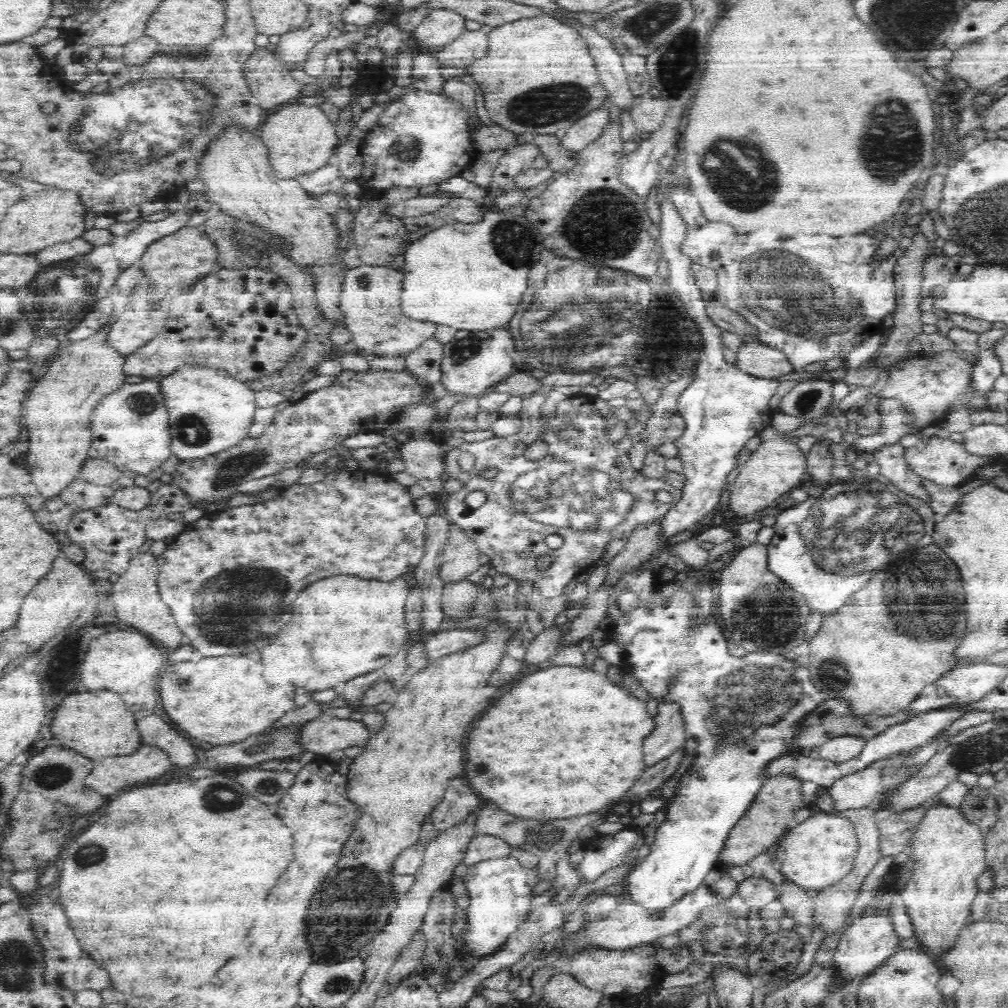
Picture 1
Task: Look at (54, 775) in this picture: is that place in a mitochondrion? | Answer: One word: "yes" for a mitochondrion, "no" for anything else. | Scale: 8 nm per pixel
yes

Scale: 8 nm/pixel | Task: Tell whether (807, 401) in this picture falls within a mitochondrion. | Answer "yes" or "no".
yes

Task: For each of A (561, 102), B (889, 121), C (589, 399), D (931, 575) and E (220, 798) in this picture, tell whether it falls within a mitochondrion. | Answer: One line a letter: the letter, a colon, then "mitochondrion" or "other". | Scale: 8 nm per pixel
A: mitochondrion
B: mitochondrion
C: other
D: mitochondrion
E: mitochondrion

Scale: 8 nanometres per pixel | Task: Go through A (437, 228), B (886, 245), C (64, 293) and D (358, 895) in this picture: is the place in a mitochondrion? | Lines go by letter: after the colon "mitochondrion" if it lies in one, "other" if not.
A: other
B: other
C: mitochondrion
D: mitochondrion

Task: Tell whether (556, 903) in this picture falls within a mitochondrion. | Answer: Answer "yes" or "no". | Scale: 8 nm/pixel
no

